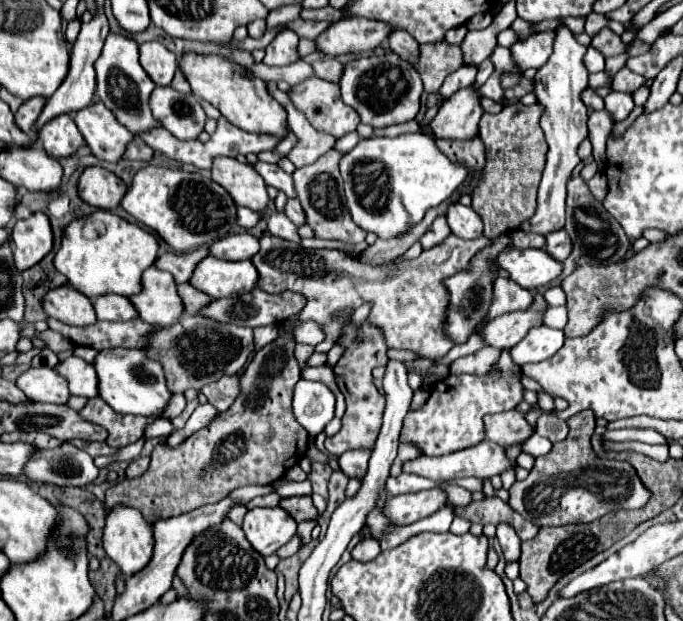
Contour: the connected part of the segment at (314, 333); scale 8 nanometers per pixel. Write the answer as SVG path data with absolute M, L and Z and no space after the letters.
M303 321L295 323L293 335L295 335L297 343L305 343L305 345L313 345L313 347L325 339L325 335L321 335L321 327L317 327L317 323L303 323Z

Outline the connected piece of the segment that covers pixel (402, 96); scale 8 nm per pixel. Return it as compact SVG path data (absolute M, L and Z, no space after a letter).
M393 51L373 57L361 57L347 63L339 87L343 101L357 111L361 123L371 127L387 127L393 123L411 121L417 117L421 109L421 95L423 95L421 75L415 71L415 67L411 67L409 61L401 59Z

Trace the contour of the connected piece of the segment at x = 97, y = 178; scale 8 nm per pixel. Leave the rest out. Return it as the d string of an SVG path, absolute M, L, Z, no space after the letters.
M87 167L79 177L79 197L99 209L113 209L127 193L127 185L103 167Z

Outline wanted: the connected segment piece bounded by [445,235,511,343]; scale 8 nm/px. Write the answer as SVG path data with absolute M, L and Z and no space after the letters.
M503 235L503 237L497 237L495 243L483 251L479 251L475 257L473 257L473 263L471 263L471 269L469 271L463 271L463 273L457 273L449 279L445 279L445 287L449 287L449 293L451 293L451 301L449 301L449 311L447 311L447 329L449 331L449 337L455 341L455 343L463 343L471 333L473 333L473 327L477 323L481 323L481 319L487 315L487 309L489 309L489 299L491 299L491 289L493 289L493 279L495 275L491 273L489 269L489 259L495 261L497 255L509 247L509 235Z

